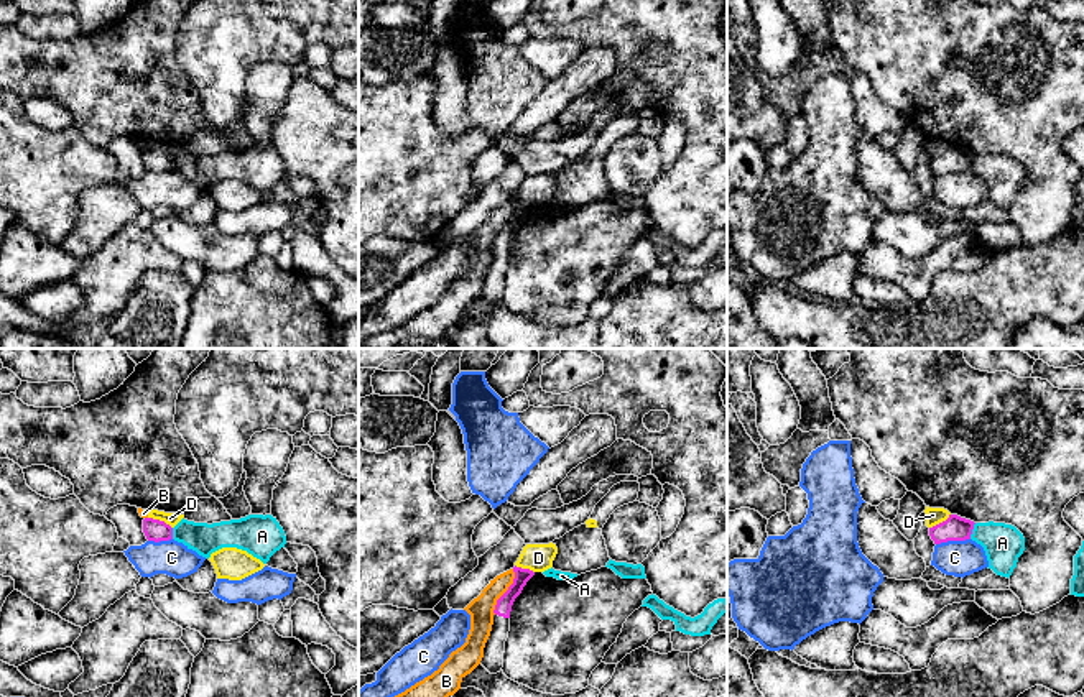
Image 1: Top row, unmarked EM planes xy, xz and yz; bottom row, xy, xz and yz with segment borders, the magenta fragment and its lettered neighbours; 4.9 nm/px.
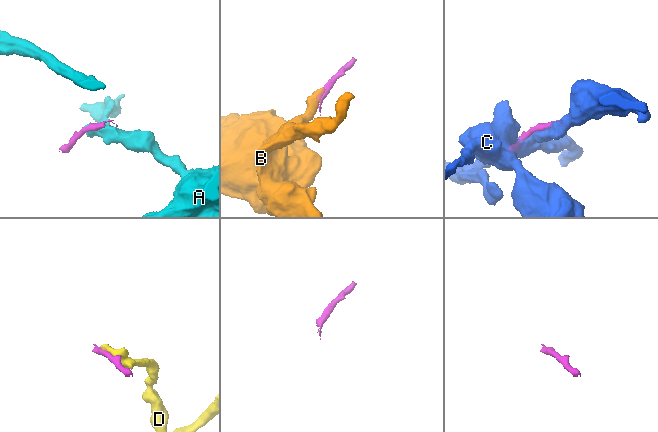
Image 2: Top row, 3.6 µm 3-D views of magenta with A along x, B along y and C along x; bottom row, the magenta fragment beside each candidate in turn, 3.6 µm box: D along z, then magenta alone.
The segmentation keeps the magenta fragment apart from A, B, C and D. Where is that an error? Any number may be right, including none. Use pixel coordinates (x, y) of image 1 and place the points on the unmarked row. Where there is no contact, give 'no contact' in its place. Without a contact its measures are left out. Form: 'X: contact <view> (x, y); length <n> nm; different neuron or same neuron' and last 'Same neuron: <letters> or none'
A: contact yz (971, 163); length 90 nm; different neuron
B: contact xz (505, 224); length 240 nm; different neuron
C: contact yz (953, 171); length 170 nm; different neuron
D: contact xy (158, 152); length 130 nm; different neuron
Same neuron: none

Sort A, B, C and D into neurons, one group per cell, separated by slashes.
A / B / C / D

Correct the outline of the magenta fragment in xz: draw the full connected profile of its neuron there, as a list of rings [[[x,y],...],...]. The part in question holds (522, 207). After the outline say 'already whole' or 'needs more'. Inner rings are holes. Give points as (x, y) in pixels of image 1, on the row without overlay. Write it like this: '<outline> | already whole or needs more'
[[[513,199],[515,210],[508,222],[497,232],[493,242],[493,256],[490,268],[484,279],[480,296],[490,304],[497,306],[503,299],[505,273],[510,263],[510,243],[515,230],[521,225],[526,214],[535,207],[530,201]]] | needs more

